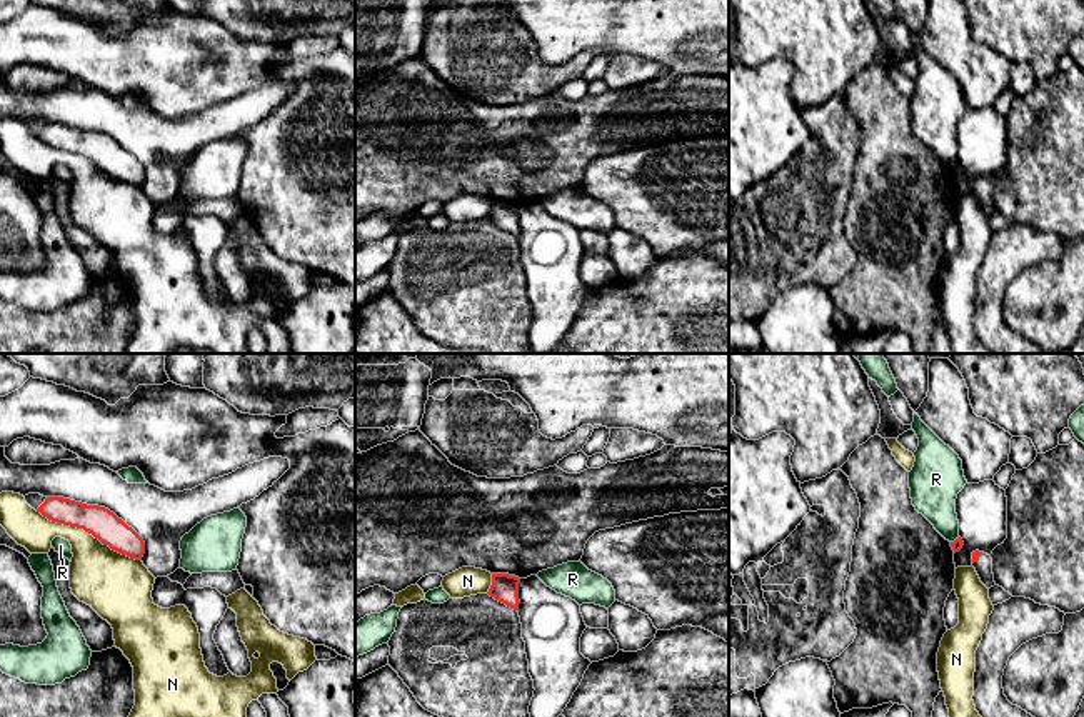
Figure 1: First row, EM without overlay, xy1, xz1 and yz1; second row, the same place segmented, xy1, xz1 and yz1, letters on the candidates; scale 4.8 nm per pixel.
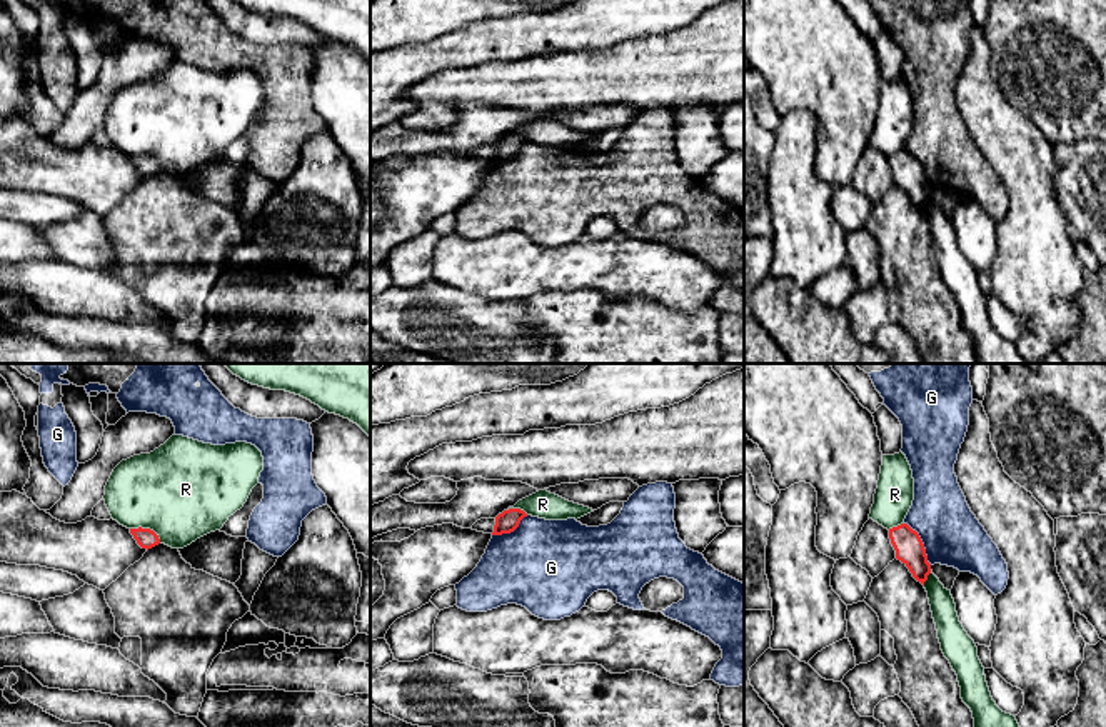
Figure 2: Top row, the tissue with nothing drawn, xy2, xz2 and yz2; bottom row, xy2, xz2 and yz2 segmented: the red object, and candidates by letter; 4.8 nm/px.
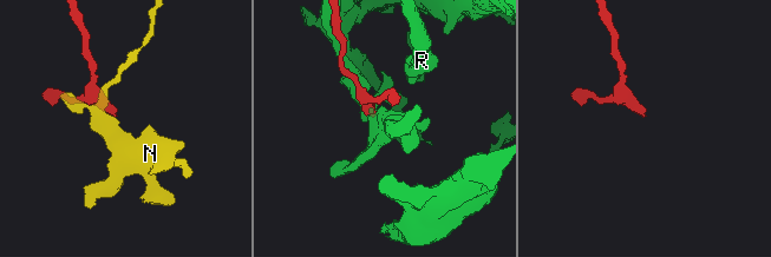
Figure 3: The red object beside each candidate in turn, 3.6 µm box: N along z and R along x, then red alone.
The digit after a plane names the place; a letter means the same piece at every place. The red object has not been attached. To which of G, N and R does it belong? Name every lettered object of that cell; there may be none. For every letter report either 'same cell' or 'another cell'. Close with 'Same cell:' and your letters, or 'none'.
G: another cell
N: another cell
R: another cell
Same cell: none

